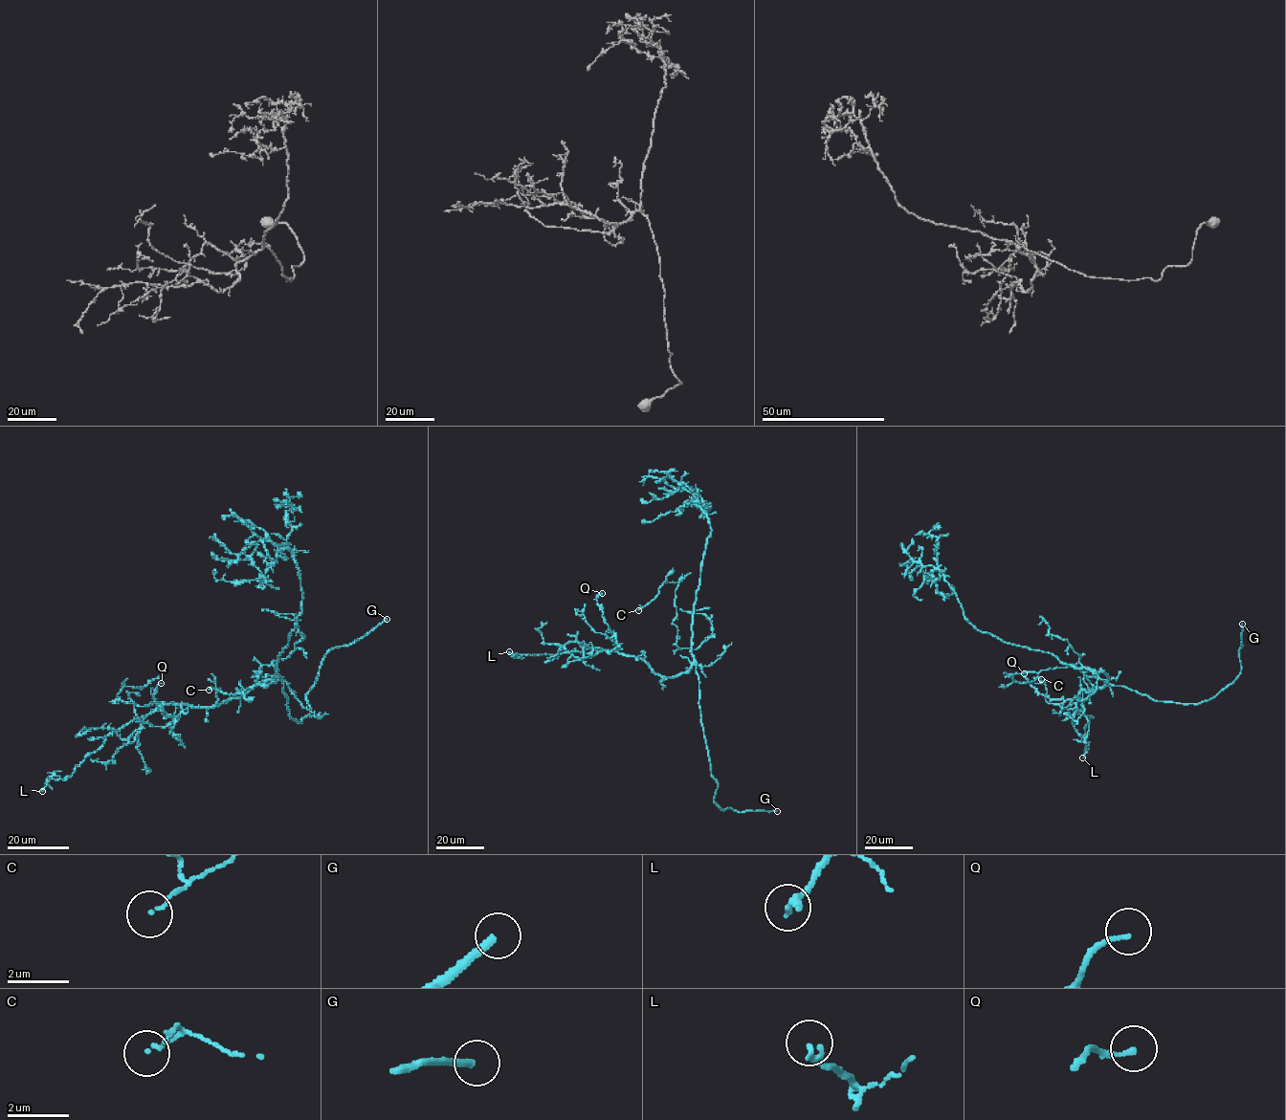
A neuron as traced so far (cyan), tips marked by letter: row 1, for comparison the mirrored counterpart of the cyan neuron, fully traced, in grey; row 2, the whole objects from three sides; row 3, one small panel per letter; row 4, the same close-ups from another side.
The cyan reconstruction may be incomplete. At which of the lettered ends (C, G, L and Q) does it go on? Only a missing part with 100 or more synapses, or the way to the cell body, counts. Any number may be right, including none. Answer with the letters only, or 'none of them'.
G

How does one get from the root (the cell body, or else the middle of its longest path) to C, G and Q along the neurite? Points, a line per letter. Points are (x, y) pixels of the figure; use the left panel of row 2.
C: (277, 676), (272, 664), (264, 664), (256, 672), (259, 676), (253, 676), (260, 683), (241, 693), (209, 690)
G: (277, 676), (289, 716), (300, 722), (310, 713), (305, 693), (323, 656), (355, 643), (387, 619)
Q: (277, 676), (276, 681), (263, 680), (215, 706), (181, 704), (176, 717), (166, 716), (153, 696), (161, 683)

